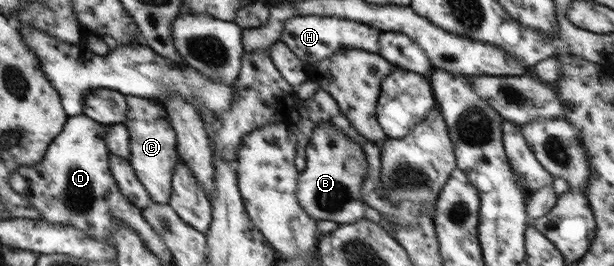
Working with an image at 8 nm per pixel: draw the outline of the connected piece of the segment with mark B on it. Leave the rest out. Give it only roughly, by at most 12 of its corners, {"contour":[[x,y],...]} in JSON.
{"contour":[[314,129],[298,199],[314,221],[366,218],[363,147]]}

